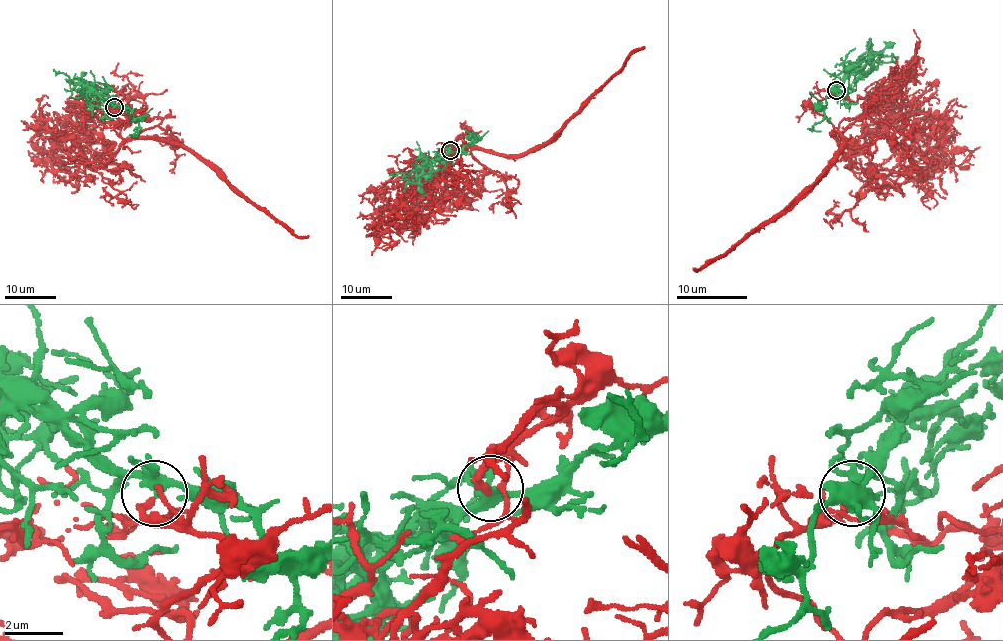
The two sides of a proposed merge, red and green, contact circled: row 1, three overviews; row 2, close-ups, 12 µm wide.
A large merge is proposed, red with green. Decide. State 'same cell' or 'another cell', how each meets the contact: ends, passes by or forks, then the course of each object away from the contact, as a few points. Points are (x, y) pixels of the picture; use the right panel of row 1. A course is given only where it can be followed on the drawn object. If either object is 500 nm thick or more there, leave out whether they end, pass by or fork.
same cell; red ends there; green forks there; red runs (836, 90), (817, 105), (815, 110), (841, 140), (836, 159), (771, 219), (751, 228), (705, 267), (693, 267); green runs (836, 90), (854, 71), (871, 62), (873, 50), (866, 43), (870, 37)

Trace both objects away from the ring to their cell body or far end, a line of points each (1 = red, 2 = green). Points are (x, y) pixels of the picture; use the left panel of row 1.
1: (114, 107), (113, 111), (126, 117), (114, 129), (119, 136), (180, 143), (203, 157), (295, 235), (309, 235)
2: (114, 107), (94, 93), (82, 93), (69, 87), (69, 78), (53, 69)

